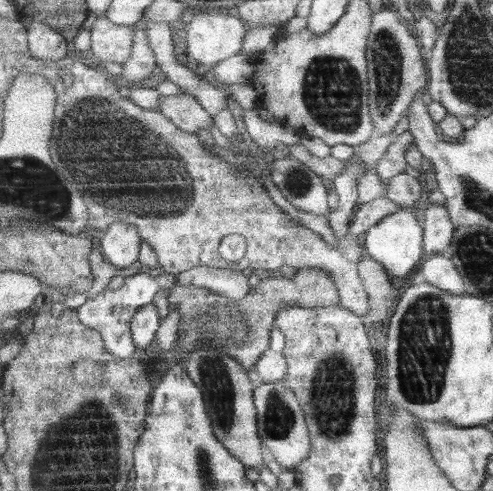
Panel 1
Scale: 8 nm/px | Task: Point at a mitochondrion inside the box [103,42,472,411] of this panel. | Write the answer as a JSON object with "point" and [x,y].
{"point":[424,342]}

